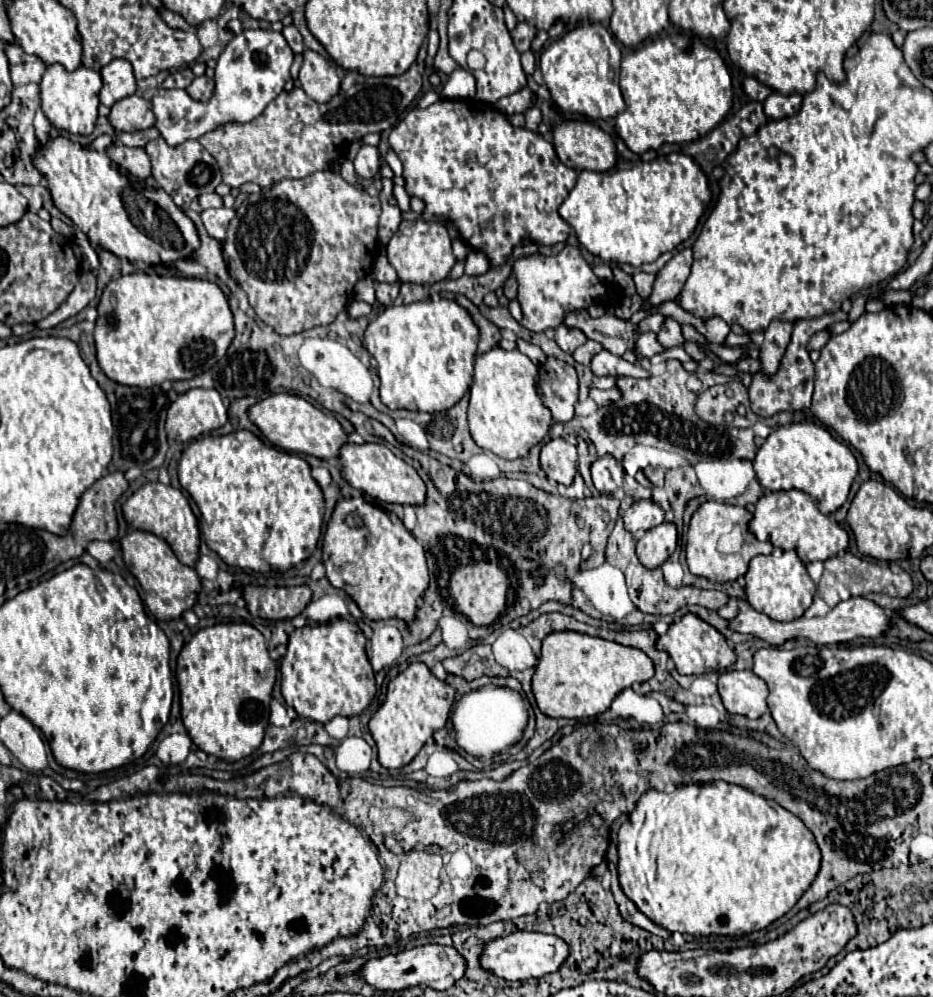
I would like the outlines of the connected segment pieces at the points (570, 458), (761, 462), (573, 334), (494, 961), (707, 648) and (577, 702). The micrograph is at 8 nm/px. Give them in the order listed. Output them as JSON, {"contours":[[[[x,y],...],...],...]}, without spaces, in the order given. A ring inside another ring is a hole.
{"contours":[[[[552,438],[542,446],[540,464],[548,480],[570,486],[576,474],[576,448],[564,438]]],[[[794,422],[772,430],[756,452],[754,472],[766,490],[802,490],[818,504],[822,514],[830,516],[848,500],[850,486],[858,474],[858,462],[852,450],[836,440],[826,428],[812,422]]],[[[562,324],[562,326],[556,328],[554,340],[556,340],[556,344],[558,344],[566,354],[574,354],[574,350],[576,350],[578,346],[582,346],[588,338],[582,334],[582,330],[570,328],[570,326]]],[[[514,932],[506,938],[496,938],[496,940],[488,942],[484,946],[484,954],[480,956],[480,964],[482,964],[482,968],[498,974],[504,980],[530,980],[530,978],[542,978],[542,976],[556,972],[568,960],[568,956],[570,956],[570,946],[568,946],[568,942],[564,942],[558,936],[540,934],[540,932]]],[[[690,612],[680,622],[674,622],[664,636],[658,636],[656,650],[666,652],[674,660],[676,670],[680,674],[718,672],[718,670],[726,670],[728,666],[732,666],[736,662],[736,654],[726,644],[726,638],[716,628],[712,628],[710,624],[706,624],[704,620],[700,620],[698,616],[694,616]]],[[[566,630],[548,634],[542,640],[542,656],[532,678],[532,692],[542,714],[550,718],[592,718],[606,712],[624,688],[646,682],[652,676],[652,660],[642,650]]]]}

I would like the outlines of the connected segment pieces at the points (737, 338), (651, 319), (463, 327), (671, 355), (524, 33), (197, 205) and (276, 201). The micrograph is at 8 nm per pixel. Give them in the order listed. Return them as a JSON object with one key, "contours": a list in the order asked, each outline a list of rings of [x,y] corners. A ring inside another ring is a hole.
{"contours":[[[[730,332],[728,338],[726,338],[726,344],[728,346],[750,346],[752,344],[752,334],[750,332],[744,332],[744,334]]],[[[656,312],[656,314],[648,316],[646,320],[642,320],[642,322],[638,324],[638,328],[640,328],[640,330],[646,330],[646,332],[648,332],[648,330],[658,332],[658,330],[662,330],[664,322],[666,322],[666,316],[664,316],[664,314],[660,314],[660,312]]],[[[424,300],[402,306],[388,306],[376,320],[368,324],[364,346],[376,358],[376,372],[380,376],[380,400],[390,410],[420,410],[434,414],[452,408],[468,392],[478,346],[478,328],[474,326],[470,314],[454,300]]],[[[674,347],[671,349],[667,349],[662,354],[658,354],[656,357],[658,363],[662,361],[662,358],[663,358],[663,361],[666,361],[668,359],[677,359],[682,363],[687,362],[688,360],[691,360],[690,356],[688,356],[685,350],[681,347]]],[[[520,22],[514,30],[512,30],[512,40],[514,40],[514,44],[516,44],[516,48],[520,50],[520,52],[526,52],[526,50],[530,50],[530,46],[532,46],[532,42],[534,42],[534,38],[536,38],[536,28],[534,26],[530,26],[528,22]]],[[[212,192],[212,194],[202,194],[202,196],[196,198],[196,202],[190,204],[190,208],[196,210],[196,212],[208,210],[208,208],[222,208],[222,206],[224,206],[224,202],[222,202],[222,198],[220,198],[216,192]]],[[[322,170],[322,172],[314,172],[302,180],[282,180],[270,188],[262,188],[258,194],[250,194],[240,208],[236,208],[236,218],[230,222],[228,226],[228,234],[224,240],[224,256],[230,264],[232,276],[238,280],[238,284],[242,286],[242,290],[248,294],[250,298],[250,306],[256,310],[256,316],[260,320],[264,320],[268,326],[272,326],[278,334],[282,336],[290,336],[290,334],[298,334],[304,330],[310,330],[314,326],[328,326],[330,322],[334,322],[334,318],[346,310],[348,302],[354,298],[354,286],[360,278],[370,274],[370,268],[374,264],[374,256],[378,250],[378,218],[380,218],[380,200],[368,196],[368,192],[360,192],[354,186],[350,186],[340,174],[332,172],[332,170]]]]}

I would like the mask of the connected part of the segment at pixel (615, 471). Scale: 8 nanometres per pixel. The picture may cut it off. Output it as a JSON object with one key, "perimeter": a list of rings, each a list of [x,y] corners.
{"perimeter":[[[606,454],[592,464],[592,480],[602,494],[618,492],[622,486],[622,474],[622,464],[618,464],[612,454]]]}

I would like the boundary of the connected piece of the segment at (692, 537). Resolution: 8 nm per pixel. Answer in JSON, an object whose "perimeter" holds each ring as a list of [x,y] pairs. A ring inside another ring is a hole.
{"perimeter":[[[704,502],[698,512],[692,516],[690,520],[690,530],[688,530],[688,542],[686,542],[686,562],[690,566],[690,572],[696,576],[704,576],[710,582],[732,582],[740,576],[744,576],[748,572],[748,564],[754,556],[760,554],[770,554],[772,552],[772,544],[768,542],[760,542],[754,538],[754,534],[748,530],[748,524],[752,520],[752,512],[748,508],[740,508],[740,506],[732,506],[732,504],[722,504],[722,502]],[[734,526],[742,528],[744,534],[744,548],[738,554],[720,554],[716,550],[716,542],[722,534],[732,532]]]}

